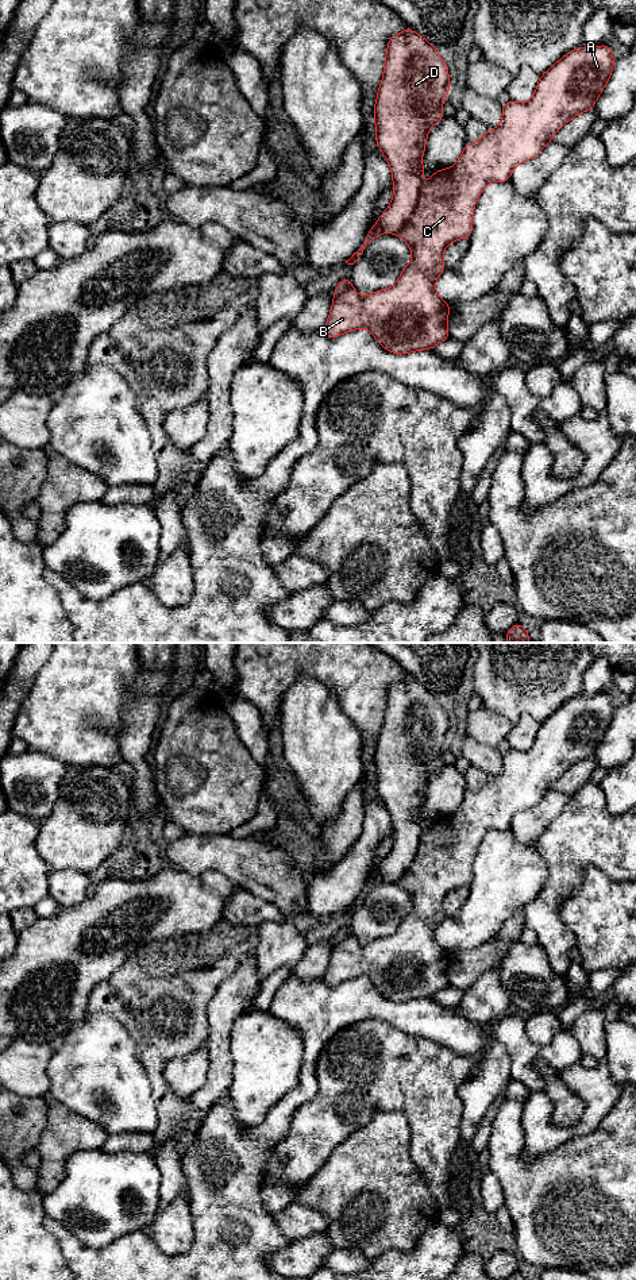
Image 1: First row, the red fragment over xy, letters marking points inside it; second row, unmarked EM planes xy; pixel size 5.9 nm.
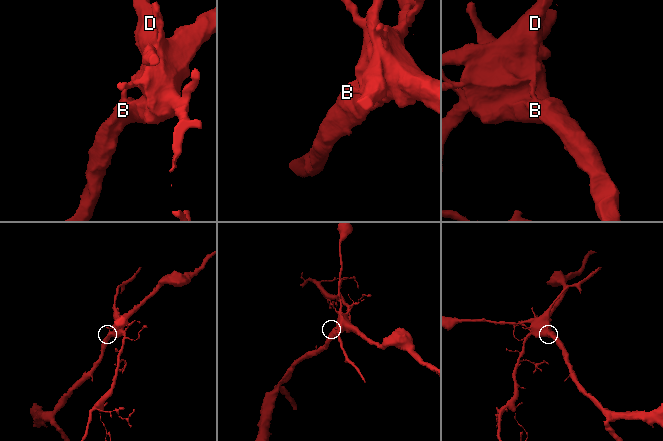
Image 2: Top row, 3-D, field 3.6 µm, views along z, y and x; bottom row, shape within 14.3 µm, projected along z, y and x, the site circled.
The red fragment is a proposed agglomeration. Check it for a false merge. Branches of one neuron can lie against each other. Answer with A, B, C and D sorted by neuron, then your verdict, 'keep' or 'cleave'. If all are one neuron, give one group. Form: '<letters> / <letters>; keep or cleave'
A B C / D; cleave

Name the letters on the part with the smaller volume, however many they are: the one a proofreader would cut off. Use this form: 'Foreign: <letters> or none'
Foreign: D

